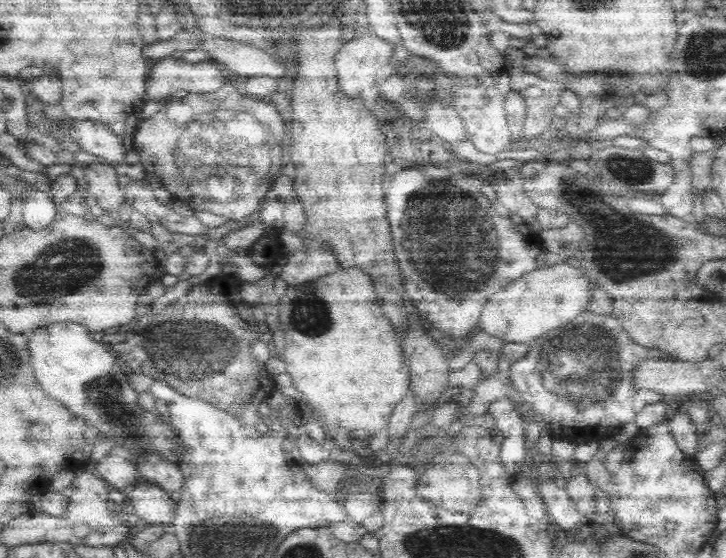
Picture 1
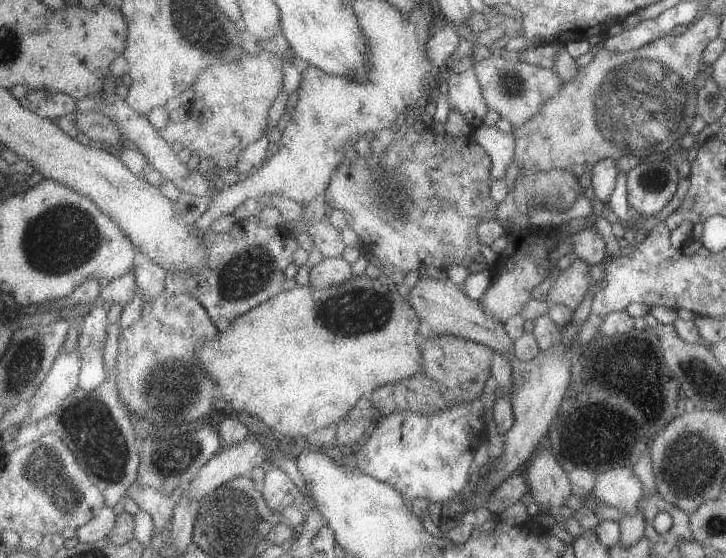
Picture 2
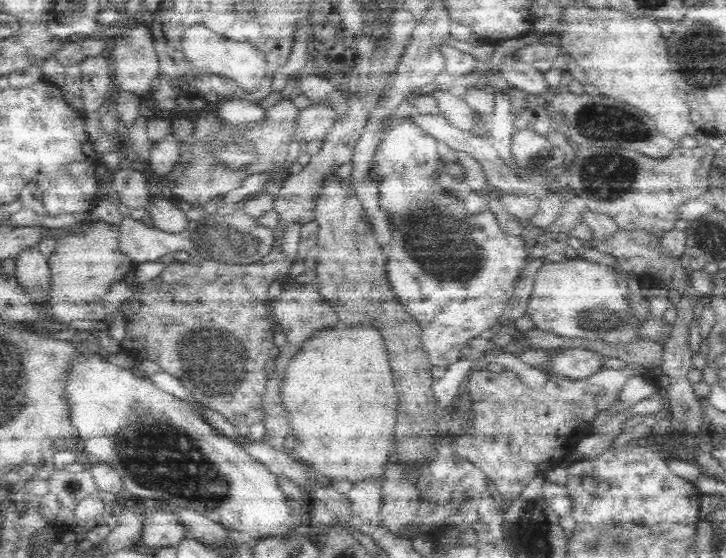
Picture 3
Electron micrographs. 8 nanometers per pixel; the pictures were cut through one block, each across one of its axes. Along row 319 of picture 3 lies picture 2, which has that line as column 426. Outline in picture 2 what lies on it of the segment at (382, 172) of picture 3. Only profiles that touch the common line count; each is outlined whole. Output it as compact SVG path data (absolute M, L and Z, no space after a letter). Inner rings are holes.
M477 396L473 402L471 398L459 398L449 408L429 414L401 410L389 416L379 416L373 430L359 442L351 458L345 462L359 474L395 486L409 504L417 500L445 504L455 500L469 486L477 446L489 434L489 418L491 410L485 408L483 396Z

